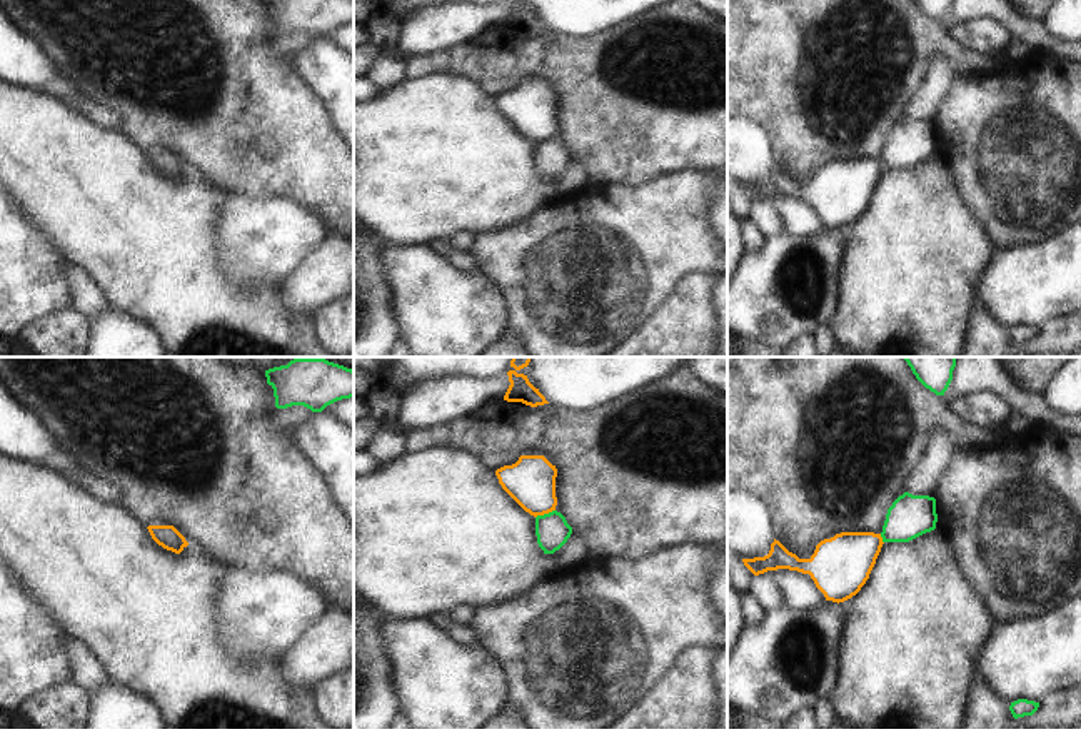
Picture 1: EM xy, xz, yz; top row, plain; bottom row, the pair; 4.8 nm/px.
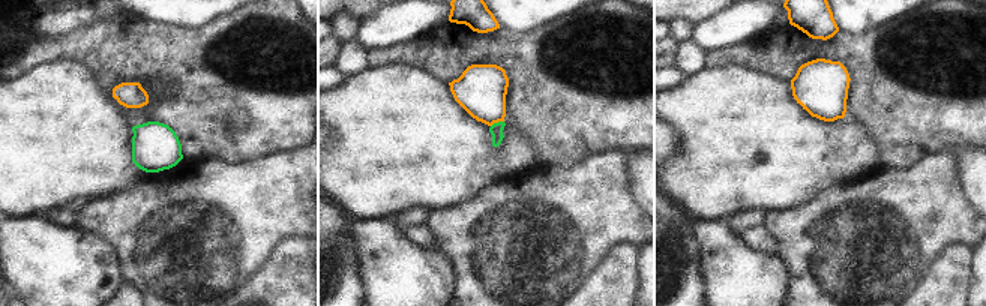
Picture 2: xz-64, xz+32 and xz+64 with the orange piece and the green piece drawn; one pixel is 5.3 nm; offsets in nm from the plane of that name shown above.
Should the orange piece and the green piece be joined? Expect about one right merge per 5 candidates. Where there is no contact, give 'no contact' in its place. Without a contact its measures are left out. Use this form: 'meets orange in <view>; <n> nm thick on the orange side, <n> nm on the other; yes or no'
meets orange in xz; 240 nm thick on the orange side, 160 nm on the other; no

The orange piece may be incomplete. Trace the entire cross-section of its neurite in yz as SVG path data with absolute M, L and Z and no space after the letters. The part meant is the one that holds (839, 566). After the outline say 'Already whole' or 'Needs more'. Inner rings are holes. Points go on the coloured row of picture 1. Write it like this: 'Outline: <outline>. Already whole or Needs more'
Outline: M841 532L821 540L809 559L799 559L774 539L767 556L742 562L754 576L777 569L809 574L826 601L839 604L866 584L882 544L881 534Z. Already whole.

